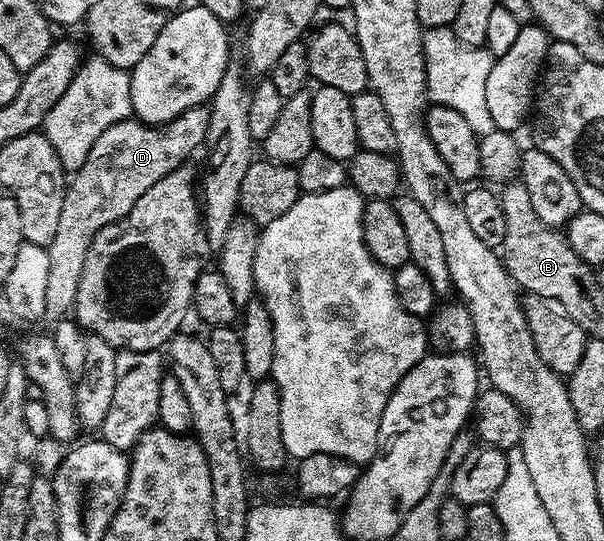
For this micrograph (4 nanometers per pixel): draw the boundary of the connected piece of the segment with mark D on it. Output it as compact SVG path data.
M199 104L178 114L167 124L149 126L129 118L103 131L86 155L85 164L66 184L58 230L54 233L54 242L47 247L50 270L46 270L45 321L65 319L75 309L82 266L86 266L86 254L94 234L128 215L134 202L138 202L150 186L185 163L188 155L207 141L209 126L208 108Z

